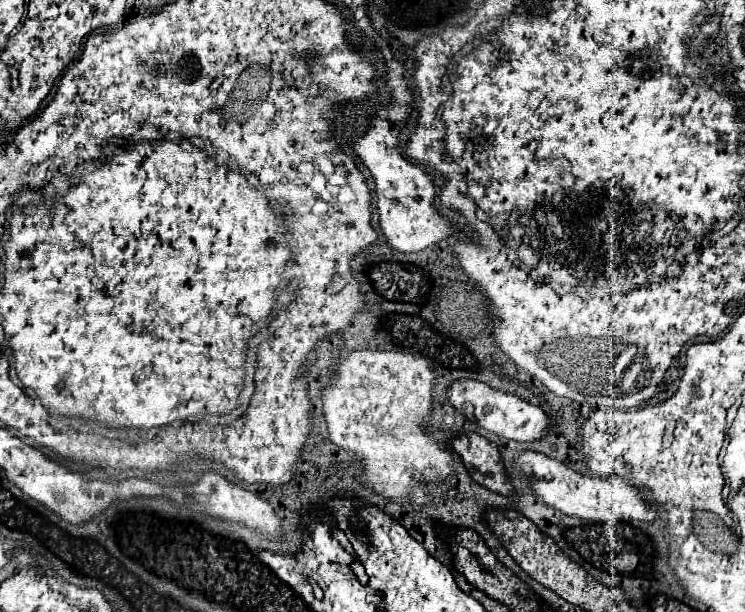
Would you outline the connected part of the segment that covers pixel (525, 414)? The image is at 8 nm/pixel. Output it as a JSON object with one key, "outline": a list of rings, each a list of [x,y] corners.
{"outline":[[[472,378],[466,380],[452,380],[446,386],[446,398],[448,402],[460,410],[462,414],[468,412],[468,404],[472,406],[472,416],[474,420],[484,428],[490,430],[494,434],[500,434],[504,438],[512,438],[512,440],[520,440],[520,442],[530,442],[530,440],[540,440],[544,434],[544,428],[548,426],[548,416],[538,408],[528,404],[526,400],[514,396],[514,394],[506,394],[502,390],[496,390],[484,382],[476,382]]]}

